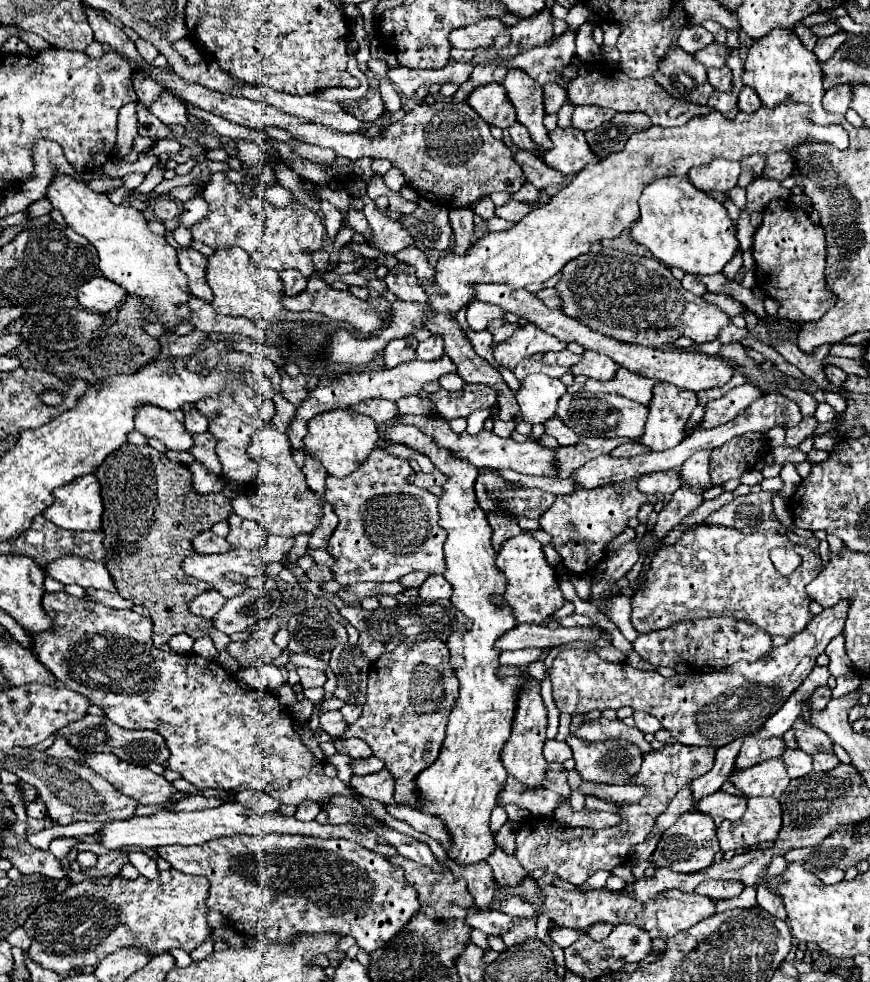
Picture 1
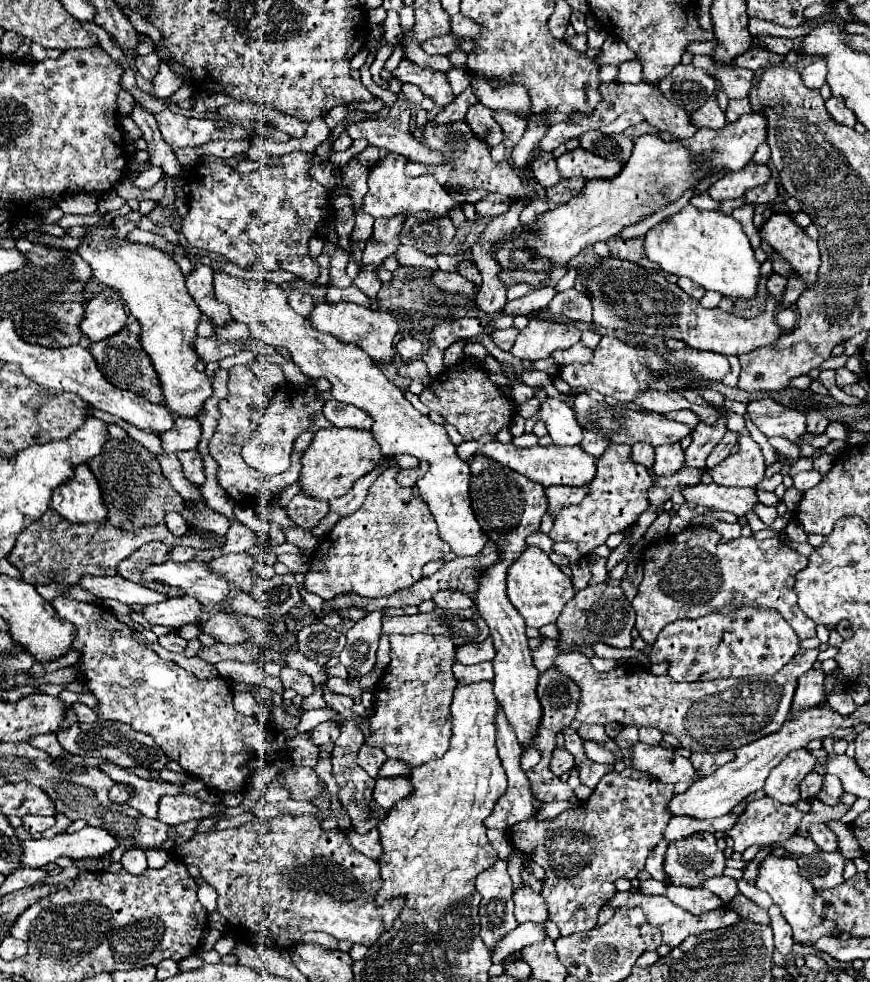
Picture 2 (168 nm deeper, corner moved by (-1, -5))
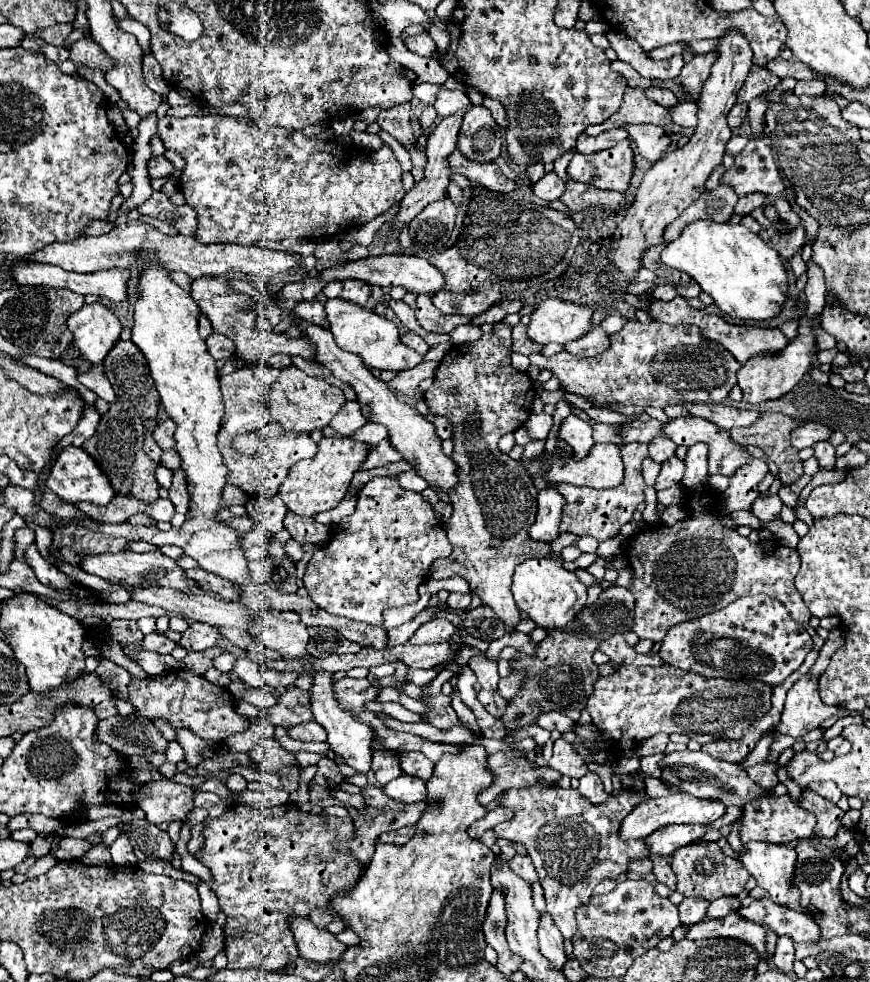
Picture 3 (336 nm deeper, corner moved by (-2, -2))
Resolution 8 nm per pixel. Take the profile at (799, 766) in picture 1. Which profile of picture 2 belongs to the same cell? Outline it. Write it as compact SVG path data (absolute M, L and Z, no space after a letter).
M817 771L807 773L799 785L801 799L813 799L819 793L819 789L821 789L821 773L817 773Z

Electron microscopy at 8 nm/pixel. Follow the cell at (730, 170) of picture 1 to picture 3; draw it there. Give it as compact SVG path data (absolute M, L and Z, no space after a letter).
M752 138L748 146L736 156L734 166L724 172L720 184L730 186L738 196L746 196L752 192L778 196L786 190L772 156L772 148L766 140L756 138Z

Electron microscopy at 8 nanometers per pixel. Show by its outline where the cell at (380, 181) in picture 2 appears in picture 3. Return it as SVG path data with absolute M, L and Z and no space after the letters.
M208 114L208 116L186 116L158 120L158 134L164 146L176 150L186 166L180 176L180 190L186 202L198 212L198 240L200 242L234 242L254 246L260 240L284 240L298 238L310 240L320 236L332 236L346 228L362 226L392 204L404 198L402 168L394 158L394 152L382 144L378 150L346 148L338 140L316 140L302 132L286 130L280 158L262 146L260 130L250 126L250 118Z

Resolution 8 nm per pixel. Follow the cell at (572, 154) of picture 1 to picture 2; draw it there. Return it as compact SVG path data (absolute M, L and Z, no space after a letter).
M573 149L573 151L565 151L559 159L557 159L557 167L561 177L569 179L569 177L583 177L583 179L611 179L619 173L621 169L621 161L609 161L603 157L593 155L587 149Z

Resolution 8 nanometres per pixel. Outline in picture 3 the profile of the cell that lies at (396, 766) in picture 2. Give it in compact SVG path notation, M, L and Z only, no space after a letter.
M404 752L402 758L400 758L400 764L402 764L404 774L416 776L424 782L428 782L432 778L434 764L422 752Z

